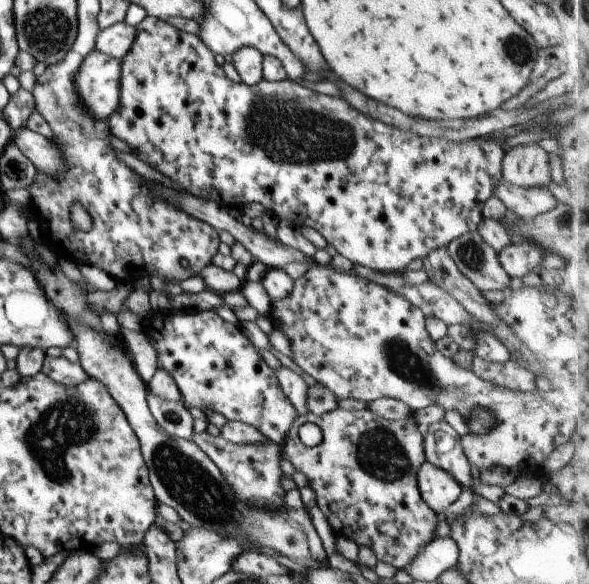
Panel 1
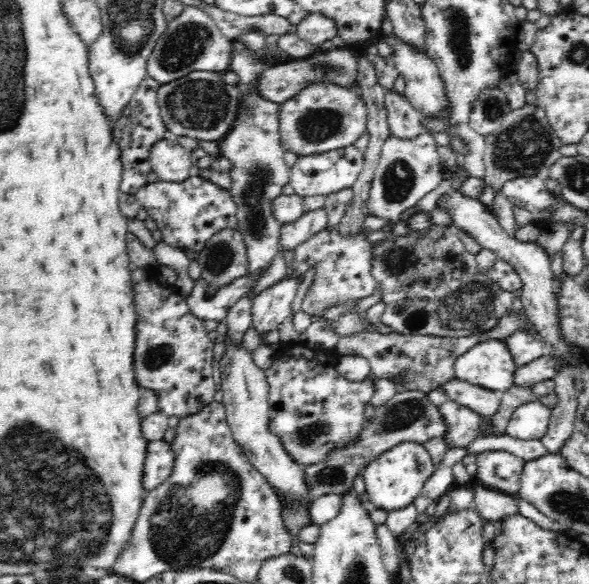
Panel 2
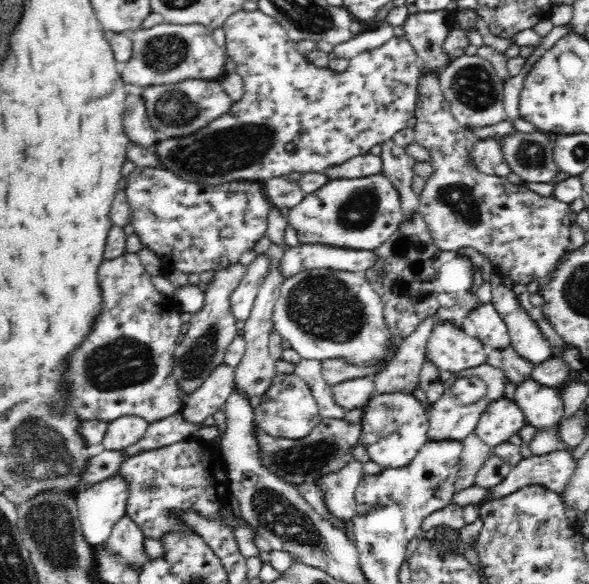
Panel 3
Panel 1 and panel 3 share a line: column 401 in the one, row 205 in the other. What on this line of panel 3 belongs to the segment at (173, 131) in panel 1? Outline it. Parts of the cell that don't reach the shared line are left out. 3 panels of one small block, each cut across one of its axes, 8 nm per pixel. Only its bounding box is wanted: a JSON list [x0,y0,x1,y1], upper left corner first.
[123,167,272,275]

